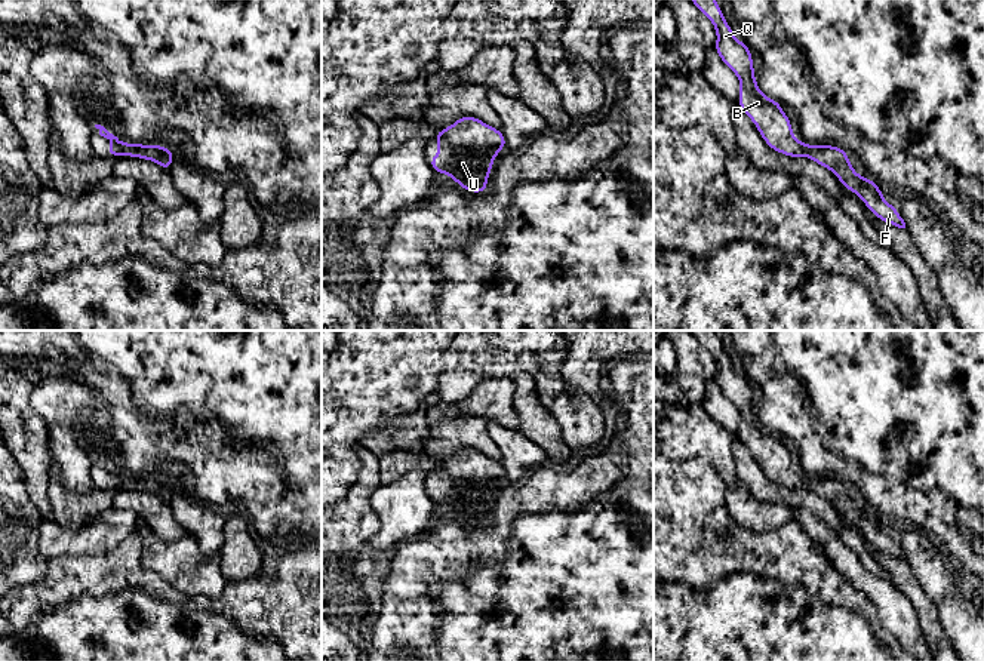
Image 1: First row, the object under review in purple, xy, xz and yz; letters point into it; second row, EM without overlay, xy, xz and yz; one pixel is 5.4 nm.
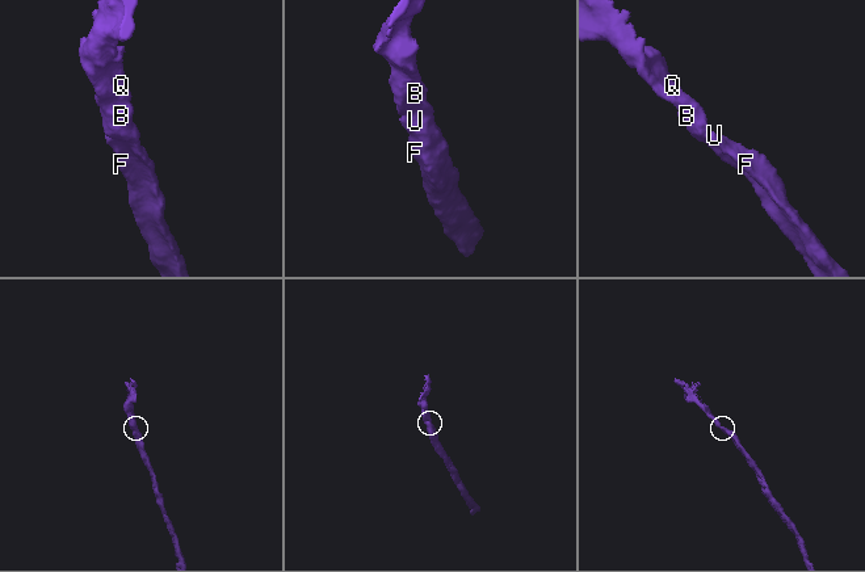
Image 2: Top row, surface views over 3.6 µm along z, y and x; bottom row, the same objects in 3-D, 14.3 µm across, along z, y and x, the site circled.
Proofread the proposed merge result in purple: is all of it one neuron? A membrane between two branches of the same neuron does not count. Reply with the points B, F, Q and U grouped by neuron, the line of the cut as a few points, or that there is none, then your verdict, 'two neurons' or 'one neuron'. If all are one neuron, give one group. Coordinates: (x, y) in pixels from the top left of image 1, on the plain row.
B F Q U | no cut | one neuron

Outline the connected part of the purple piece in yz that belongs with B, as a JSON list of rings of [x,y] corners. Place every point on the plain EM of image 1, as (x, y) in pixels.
[[[689,332],[714,357],[717,365],[714,382],[741,413],[738,425],[739,440],[756,456],[768,479],[793,491],[805,488],[830,501],[845,520],[861,529],[865,539],[880,553],[905,560],[900,544],[882,529],[883,522],[873,511],[862,510],[854,502],[846,482],[836,477],[806,477],[793,468],[790,451],[782,443],[781,436],[759,422],[750,379],[735,371],[716,332]]]

